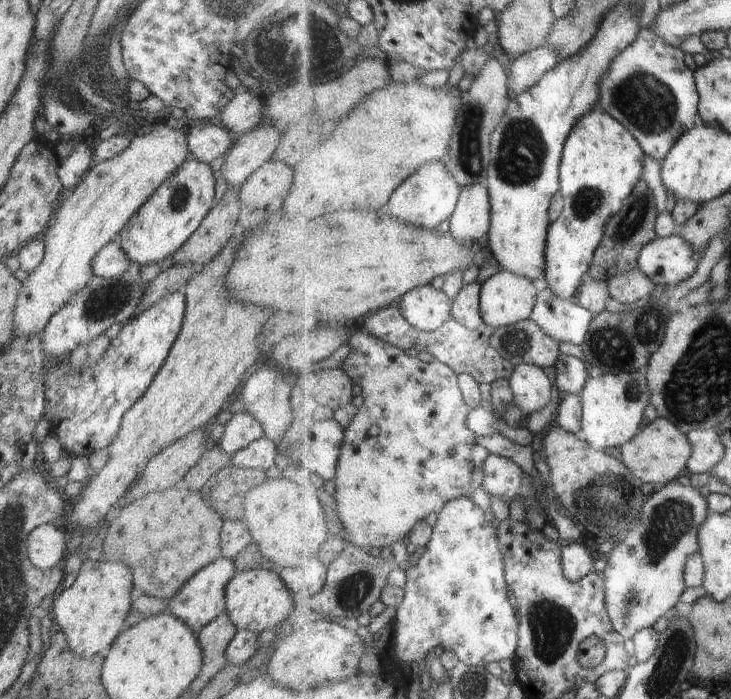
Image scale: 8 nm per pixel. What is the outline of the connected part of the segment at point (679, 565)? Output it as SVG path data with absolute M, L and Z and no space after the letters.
M686 479L678 480L668 485L657 487L656 491L648 497L645 507L640 512L640 524L624 533L618 544L609 554L606 574L606 604L610 618L614 620L617 631L628 640L635 638L637 632L652 628L662 616L668 617L670 610L674 610L682 594L688 588L686 582L686 568L688 560L701 552L700 528L712 515L709 499L687 483Z

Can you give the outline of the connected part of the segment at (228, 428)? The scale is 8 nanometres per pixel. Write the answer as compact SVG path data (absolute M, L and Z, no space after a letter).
M234 413L224 426L224 434L215 445L230 457L234 452L246 448L248 444L264 437L262 425L250 413Z

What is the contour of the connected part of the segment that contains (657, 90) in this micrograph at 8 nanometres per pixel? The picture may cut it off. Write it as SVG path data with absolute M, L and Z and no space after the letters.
M650 27L643 28L638 40L612 62L610 72L602 80L600 109L612 114L616 120L620 120L640 140L646 154L660 163L666 160L678 140L698 124L700 104L701 93L695 71L686 62L685 50L670 46Z

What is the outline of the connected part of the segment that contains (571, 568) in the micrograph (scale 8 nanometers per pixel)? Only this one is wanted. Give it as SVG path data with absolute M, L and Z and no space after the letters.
M568 543L563 548L563 561L566 576L572 582L578 582L596 571L596 558L582 543Z

